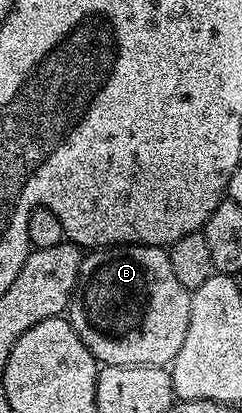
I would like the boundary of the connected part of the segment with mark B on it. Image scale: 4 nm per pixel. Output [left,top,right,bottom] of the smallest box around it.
[67,244,192,368]

